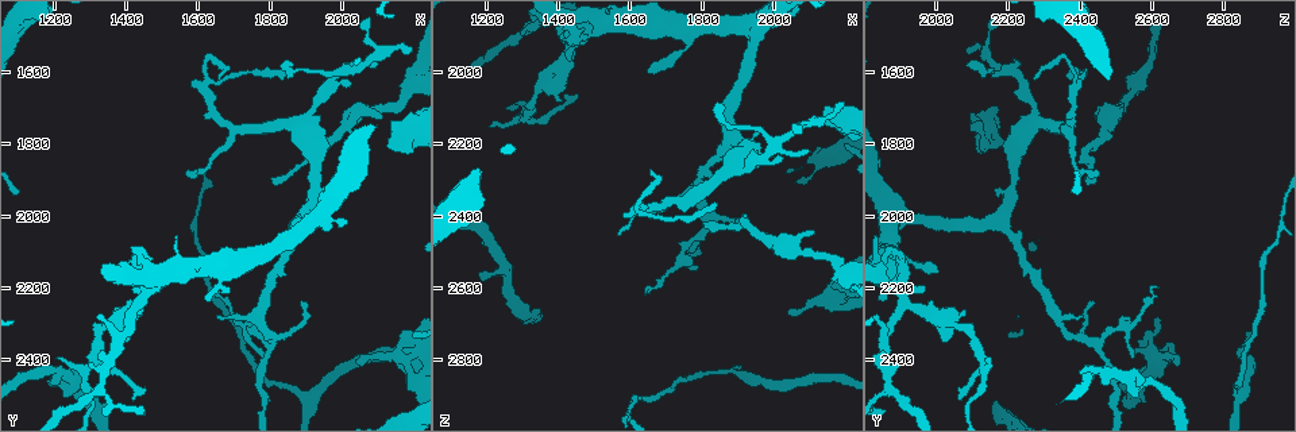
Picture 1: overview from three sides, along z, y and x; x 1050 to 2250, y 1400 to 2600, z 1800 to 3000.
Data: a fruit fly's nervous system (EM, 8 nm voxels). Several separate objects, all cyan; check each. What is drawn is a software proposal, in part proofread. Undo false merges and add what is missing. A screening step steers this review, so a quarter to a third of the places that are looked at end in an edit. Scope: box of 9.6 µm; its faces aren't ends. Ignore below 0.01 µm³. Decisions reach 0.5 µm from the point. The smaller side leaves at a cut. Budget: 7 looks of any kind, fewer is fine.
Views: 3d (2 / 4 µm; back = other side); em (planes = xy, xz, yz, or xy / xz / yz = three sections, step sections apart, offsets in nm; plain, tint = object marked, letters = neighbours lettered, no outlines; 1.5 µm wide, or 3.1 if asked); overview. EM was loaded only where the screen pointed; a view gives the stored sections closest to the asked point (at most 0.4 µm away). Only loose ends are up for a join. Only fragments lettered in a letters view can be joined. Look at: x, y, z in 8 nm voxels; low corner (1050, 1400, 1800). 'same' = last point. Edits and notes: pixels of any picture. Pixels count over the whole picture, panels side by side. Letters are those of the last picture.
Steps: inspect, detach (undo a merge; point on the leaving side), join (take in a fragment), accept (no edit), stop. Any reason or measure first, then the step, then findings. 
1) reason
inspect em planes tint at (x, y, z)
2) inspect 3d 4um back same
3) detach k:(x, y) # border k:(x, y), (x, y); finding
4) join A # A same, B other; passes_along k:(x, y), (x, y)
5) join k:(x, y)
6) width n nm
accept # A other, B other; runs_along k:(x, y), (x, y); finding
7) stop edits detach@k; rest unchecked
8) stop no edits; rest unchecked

free end
inspect em planes tint at (1800, 1910, 2430)

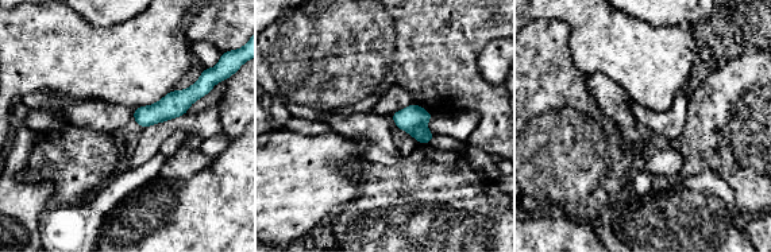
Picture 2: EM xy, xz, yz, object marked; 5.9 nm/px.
see the neighbours
inspect em planes letters same

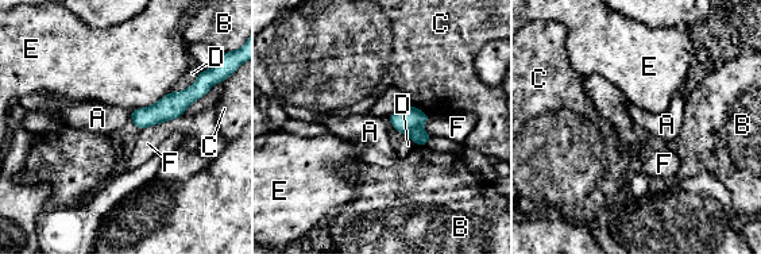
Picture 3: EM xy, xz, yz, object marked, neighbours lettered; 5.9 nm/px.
longest_contact E 280 nm
accept # A other, B other, C other, D other, E other, F other; no lettered fragment goes on from it

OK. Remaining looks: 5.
inspect em xy step 4 tint at (2040, 1710, 2500)

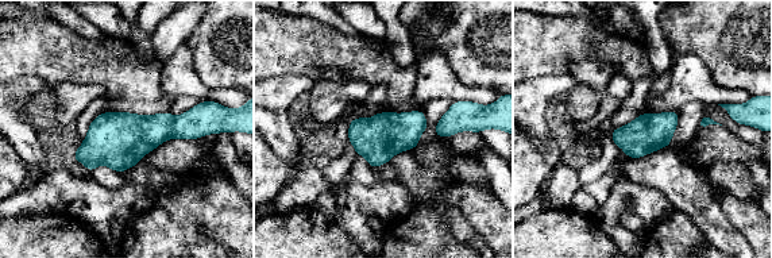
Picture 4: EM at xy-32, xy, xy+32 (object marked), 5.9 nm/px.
see the neighbours
inspect em xy step 4 letters same

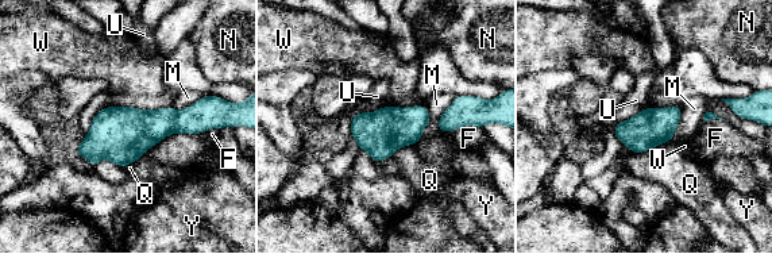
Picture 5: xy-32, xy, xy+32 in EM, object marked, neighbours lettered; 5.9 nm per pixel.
accept # F other, M other, N other, Q other, U other, W other, Y other; border 5:(111, 104), (132, 108), (172, 107); one neuron here

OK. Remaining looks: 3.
arms part here
inspect em planes letters at (1250, 2450, 2550)

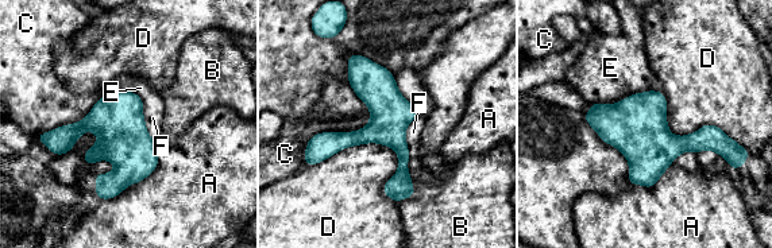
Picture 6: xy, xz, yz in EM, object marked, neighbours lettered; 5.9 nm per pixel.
accept # A other, B other, C other, D other, E other, F other; border 6:(420, 115), (405, 132), (410, 177); continuous, no second neuron

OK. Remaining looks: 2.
stop no edits; rest unchecked

